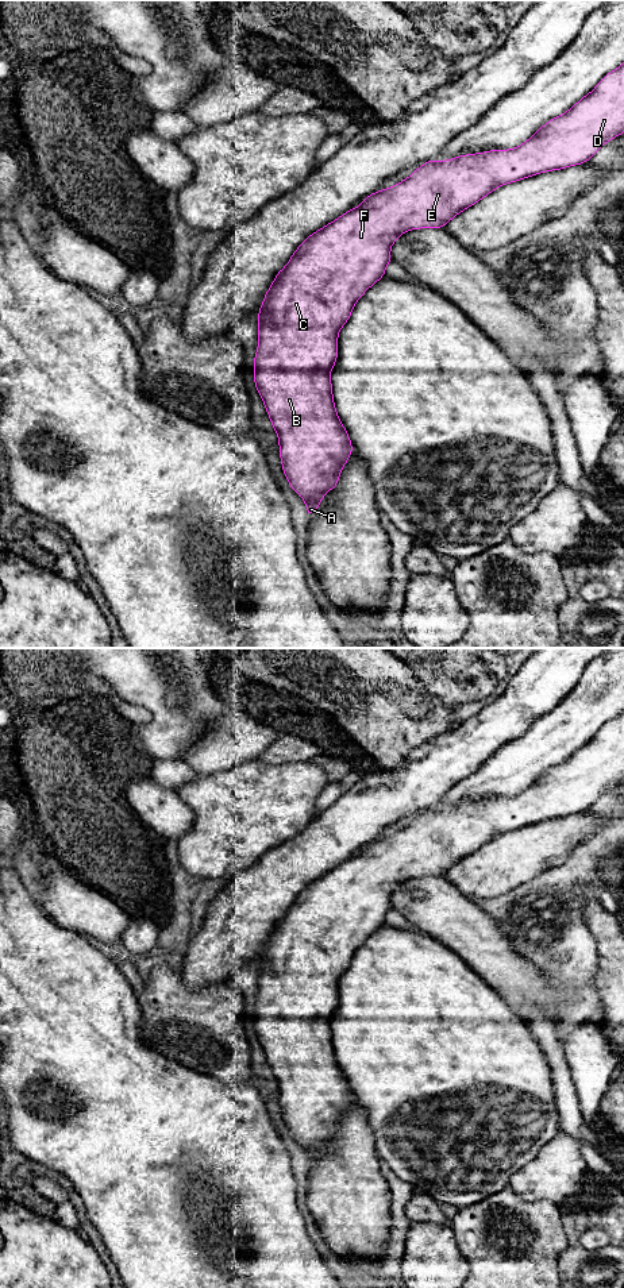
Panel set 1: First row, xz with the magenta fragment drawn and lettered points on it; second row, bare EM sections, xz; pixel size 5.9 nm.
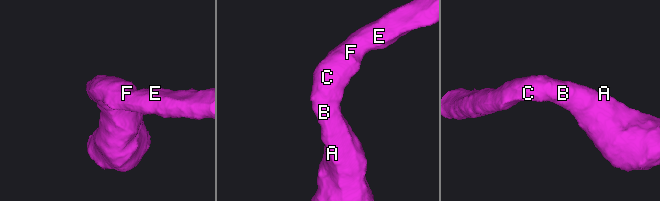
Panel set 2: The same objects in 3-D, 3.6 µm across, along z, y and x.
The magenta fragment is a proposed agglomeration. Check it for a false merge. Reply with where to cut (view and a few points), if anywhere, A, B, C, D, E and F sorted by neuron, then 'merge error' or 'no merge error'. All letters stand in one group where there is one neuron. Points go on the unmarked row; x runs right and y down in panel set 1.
cut none; groups A B C D E F; no merge error

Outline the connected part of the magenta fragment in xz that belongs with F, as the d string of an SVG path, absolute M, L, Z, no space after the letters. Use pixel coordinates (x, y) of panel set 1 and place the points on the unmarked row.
M624 710L608 721L597 734L562 764L540 775L525 791L511 798L466 802L439 810L427 809L407 828L371 841L362 853L351 856L336 868L309 883L294 899L288 913L276 922L258 960L258 998L254 1004L254 1030L262 1045L271 1075L278 1083L282 1119L290 1135L305 1149L308 1165L320 1154L321 1146L339 1130L339 1122L353 1100L332 1045L330 1019L338 1006L338 982L348 969L362 942L385 923L392 909L390 894L409 879L425 875L443 876L463 857L474 853L496 836L539 821L561 818L588 810L597 798L624 780Z

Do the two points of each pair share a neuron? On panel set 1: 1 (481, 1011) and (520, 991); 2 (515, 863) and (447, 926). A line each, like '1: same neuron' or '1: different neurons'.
1: different neurons
2: different neurons

